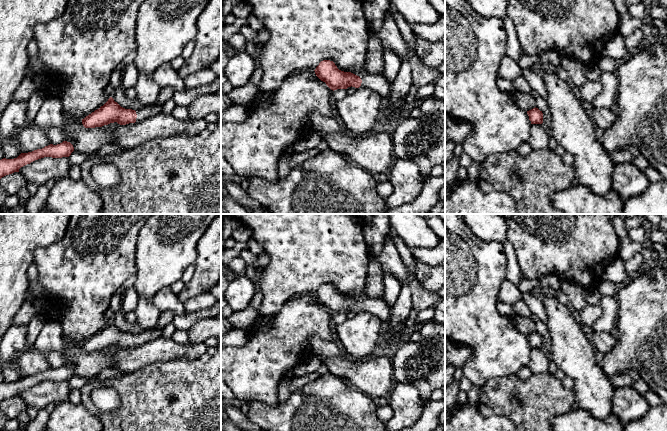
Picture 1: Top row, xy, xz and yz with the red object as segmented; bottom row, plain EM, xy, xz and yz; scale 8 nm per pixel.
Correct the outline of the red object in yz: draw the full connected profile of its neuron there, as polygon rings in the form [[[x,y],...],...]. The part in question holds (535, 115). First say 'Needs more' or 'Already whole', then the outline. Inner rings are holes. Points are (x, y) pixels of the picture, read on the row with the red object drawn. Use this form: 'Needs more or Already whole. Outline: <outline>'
Already whole. Outline: [[[535,107],[527,111],[527,114],[529,116],[529,120],[531,121],[531,124],[542,124],[543,123],[543,113],[538,108]]]

